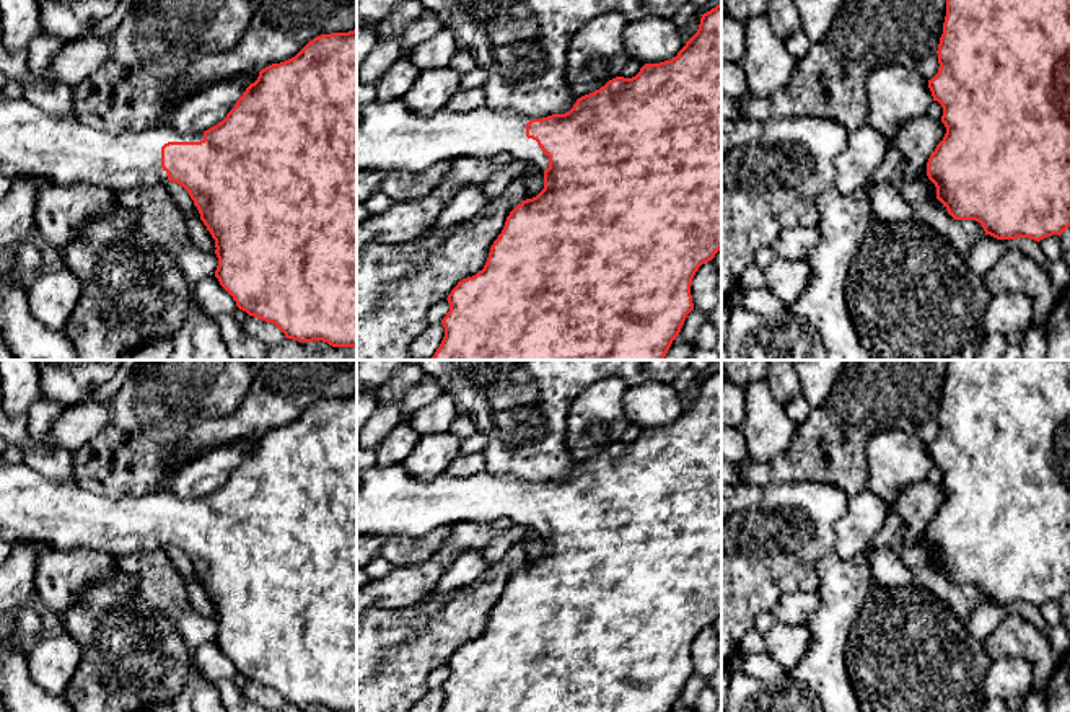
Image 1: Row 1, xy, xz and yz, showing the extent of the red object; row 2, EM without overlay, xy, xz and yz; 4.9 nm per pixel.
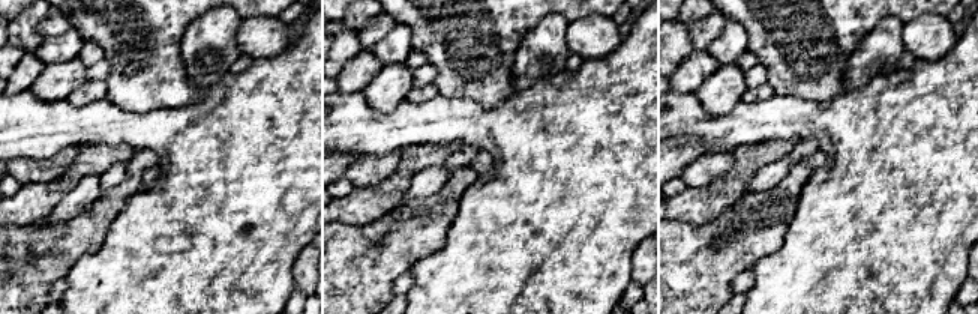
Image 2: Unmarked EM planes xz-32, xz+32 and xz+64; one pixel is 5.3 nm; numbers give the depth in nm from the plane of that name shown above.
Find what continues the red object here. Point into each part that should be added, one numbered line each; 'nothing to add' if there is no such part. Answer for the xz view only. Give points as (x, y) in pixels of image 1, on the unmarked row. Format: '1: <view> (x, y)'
1: xz (390, 501)

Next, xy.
1: xy (33, 507)

